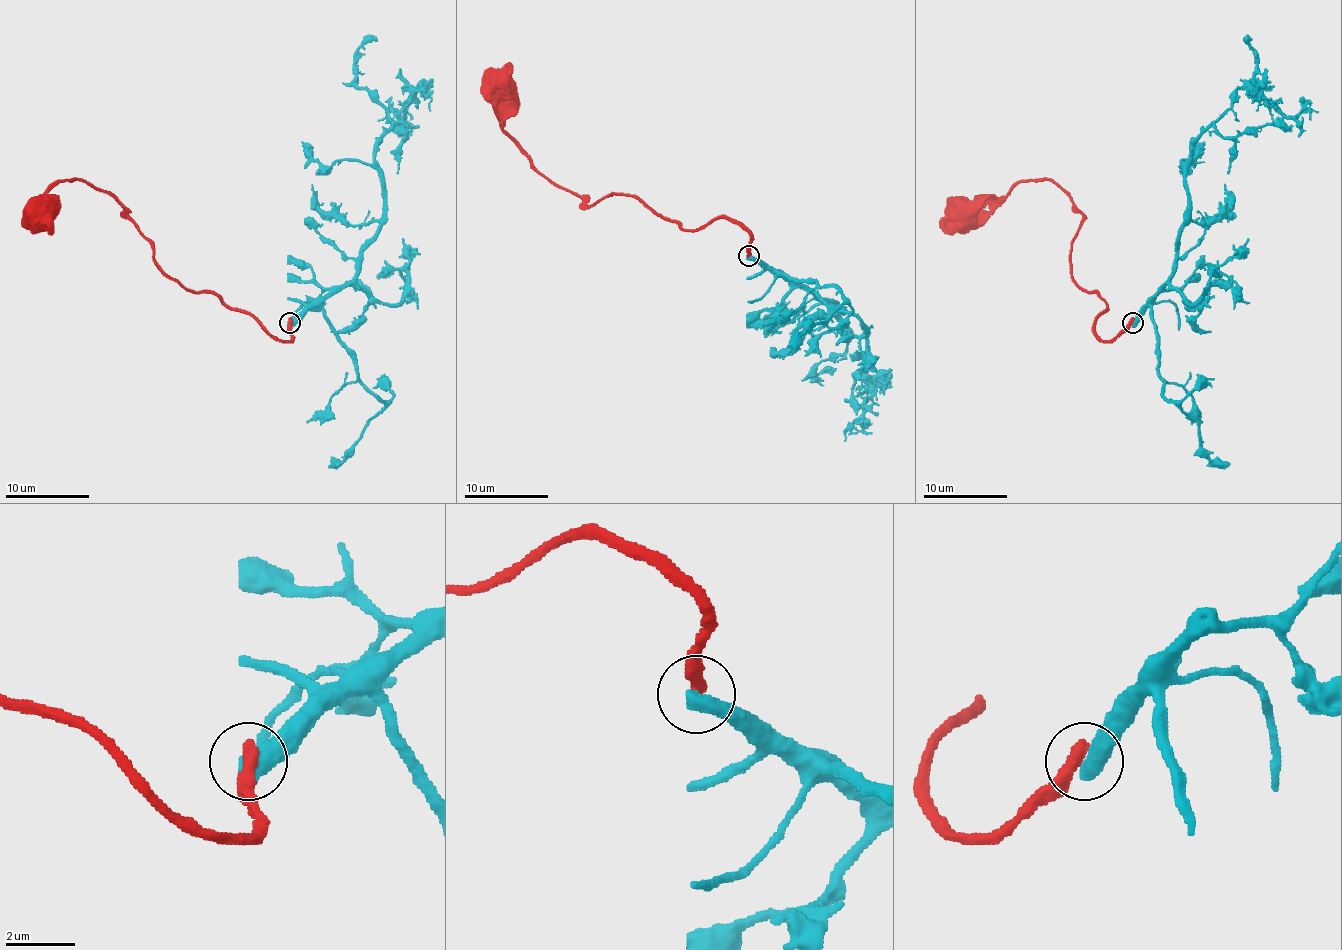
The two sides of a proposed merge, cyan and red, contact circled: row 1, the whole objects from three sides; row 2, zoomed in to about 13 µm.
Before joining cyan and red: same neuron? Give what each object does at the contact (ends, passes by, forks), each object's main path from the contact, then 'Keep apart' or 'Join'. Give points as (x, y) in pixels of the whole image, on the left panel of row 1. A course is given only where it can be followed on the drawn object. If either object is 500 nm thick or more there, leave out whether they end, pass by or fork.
Course of cyan: (289, 322), (356, 271), (384, 213), (375, 147), (402, 122), (407, 137), (394, 122), (419, 91), (430, 110). Course of red: (289, 322), (291, 339), (281, 341), (211, 292), (171, 280), (127, 213), (79, 179), (58, 181), (39, 211). Keep apart

